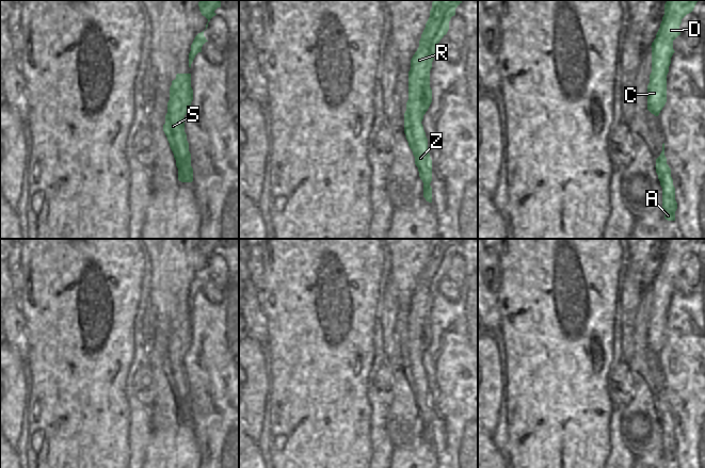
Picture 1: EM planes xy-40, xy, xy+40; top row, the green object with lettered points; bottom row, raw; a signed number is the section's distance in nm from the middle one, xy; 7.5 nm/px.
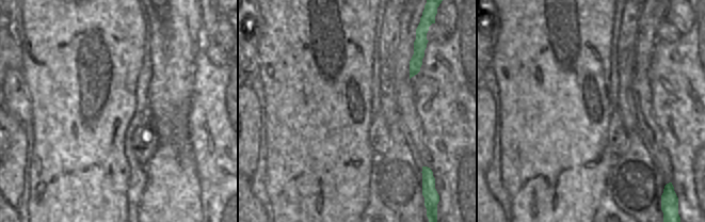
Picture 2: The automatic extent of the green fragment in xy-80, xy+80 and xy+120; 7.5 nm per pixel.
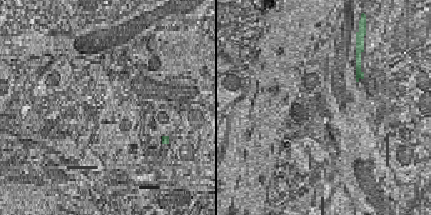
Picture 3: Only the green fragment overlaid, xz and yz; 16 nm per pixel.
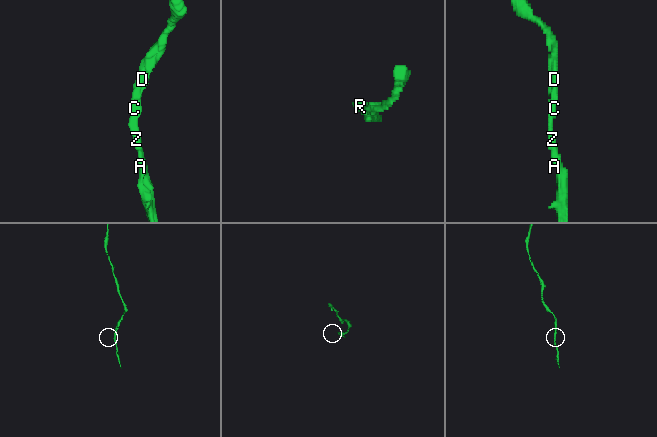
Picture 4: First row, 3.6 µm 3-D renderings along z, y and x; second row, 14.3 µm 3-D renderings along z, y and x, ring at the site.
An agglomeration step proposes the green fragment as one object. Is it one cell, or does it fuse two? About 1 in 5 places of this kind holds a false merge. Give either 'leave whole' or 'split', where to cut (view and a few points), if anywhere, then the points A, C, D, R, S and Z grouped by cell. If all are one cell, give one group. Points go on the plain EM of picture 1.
leave whole | no cut | A C D R S Z

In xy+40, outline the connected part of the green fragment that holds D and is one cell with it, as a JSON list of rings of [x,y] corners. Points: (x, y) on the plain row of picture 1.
[[[667,239],[664,254],[652,281],[652,311],[647,324],[647,349],[658,355],[667,341],[667,313],[675,291],[673,279],[680,274],[682,258],[691,252],[698,239]]]

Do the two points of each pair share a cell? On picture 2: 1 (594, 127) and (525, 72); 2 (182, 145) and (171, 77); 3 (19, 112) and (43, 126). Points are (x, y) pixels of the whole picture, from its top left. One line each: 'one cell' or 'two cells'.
1: one cell
2: one cell
3: two cells

